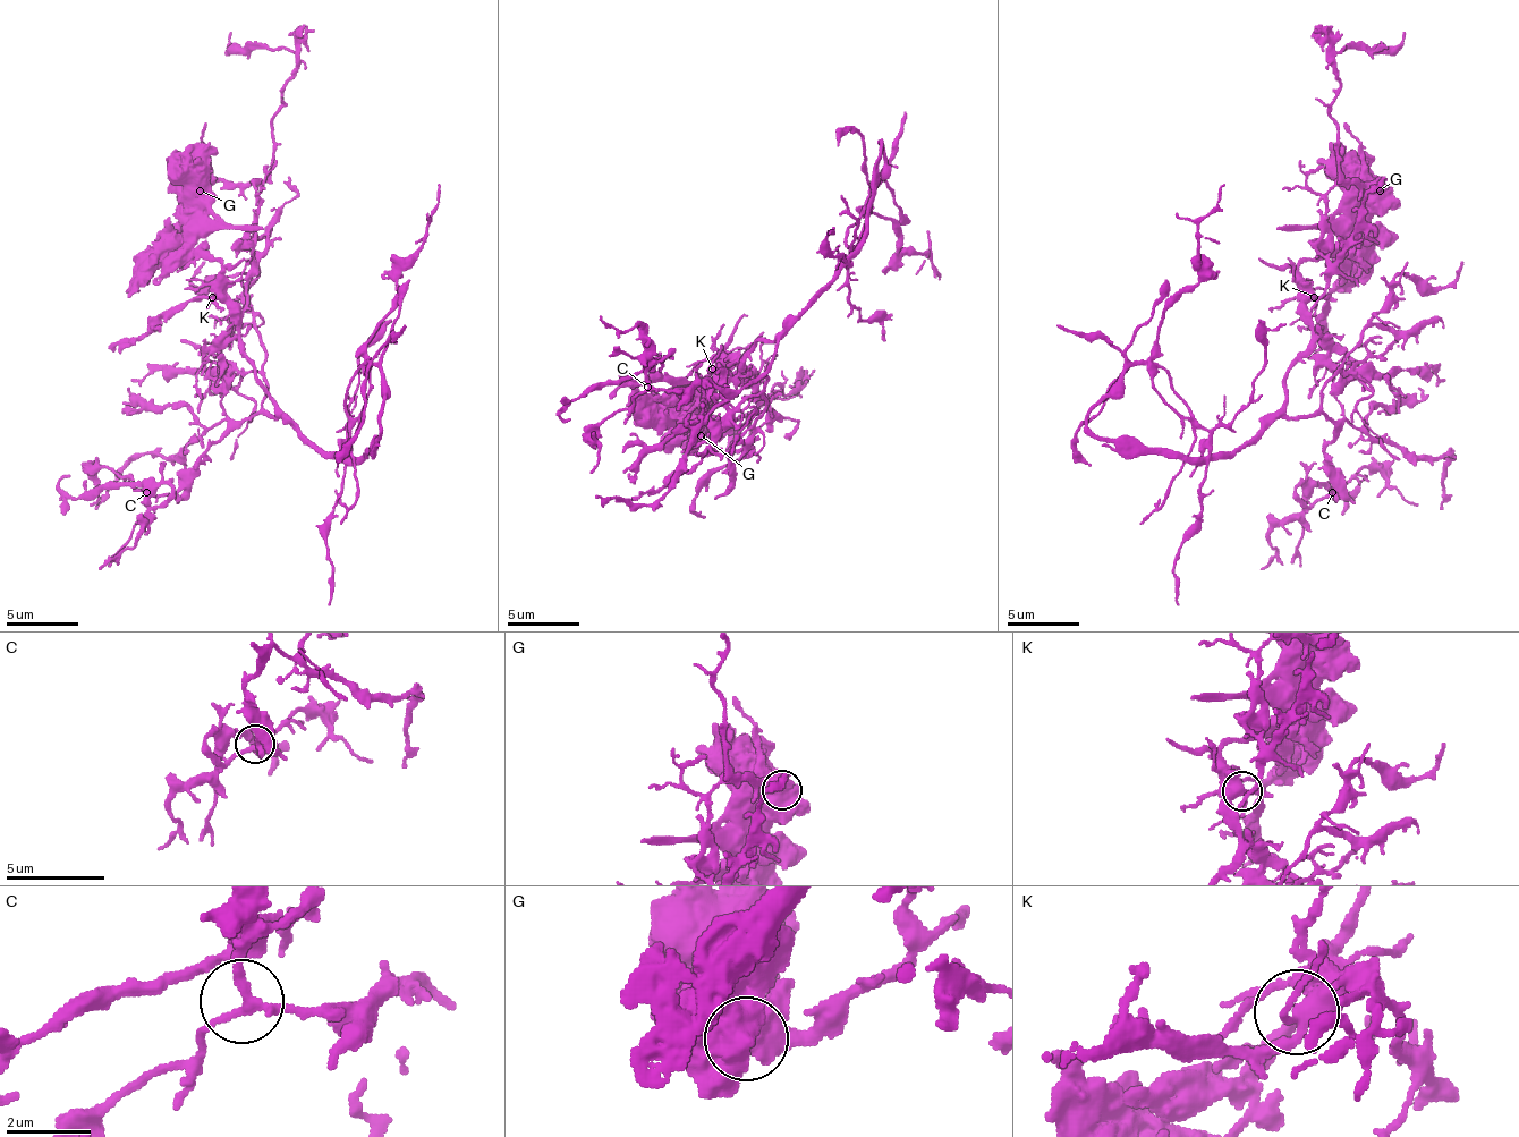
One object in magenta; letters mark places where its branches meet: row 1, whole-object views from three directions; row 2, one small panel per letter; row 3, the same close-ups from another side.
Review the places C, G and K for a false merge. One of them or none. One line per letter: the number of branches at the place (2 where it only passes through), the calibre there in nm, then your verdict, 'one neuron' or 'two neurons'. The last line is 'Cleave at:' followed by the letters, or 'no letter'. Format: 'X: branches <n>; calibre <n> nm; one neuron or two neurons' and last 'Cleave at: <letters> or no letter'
C: branches 3; calibre 200 nm; one neuron
G: branches 1; calibre 1050 nm; two neurons
K: branches 3; calibre 400 nm; one neuron
Cleave at: G

